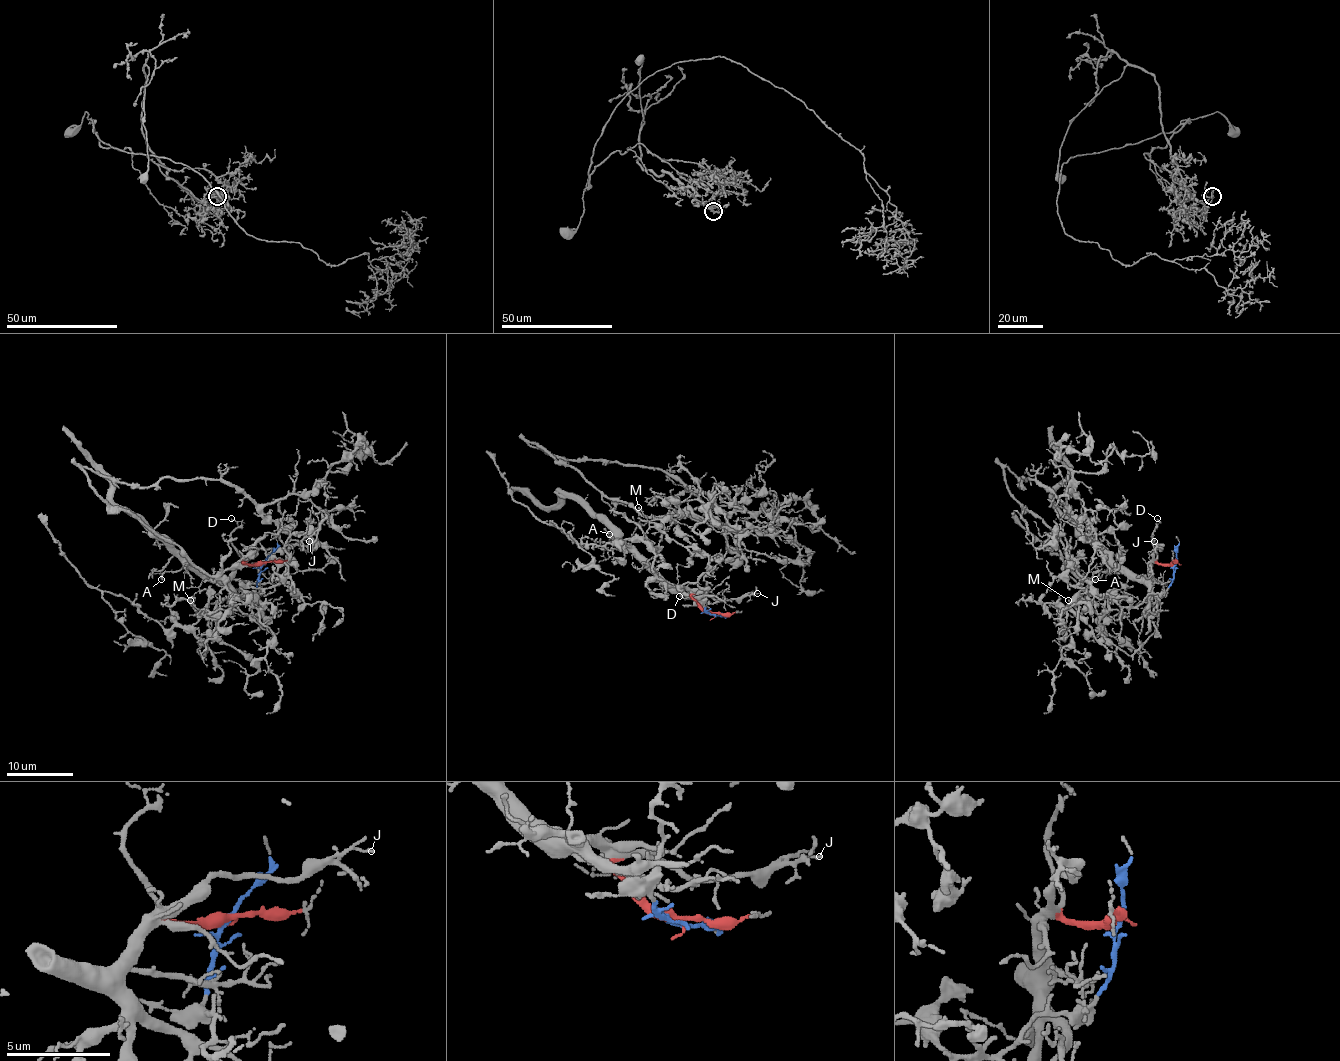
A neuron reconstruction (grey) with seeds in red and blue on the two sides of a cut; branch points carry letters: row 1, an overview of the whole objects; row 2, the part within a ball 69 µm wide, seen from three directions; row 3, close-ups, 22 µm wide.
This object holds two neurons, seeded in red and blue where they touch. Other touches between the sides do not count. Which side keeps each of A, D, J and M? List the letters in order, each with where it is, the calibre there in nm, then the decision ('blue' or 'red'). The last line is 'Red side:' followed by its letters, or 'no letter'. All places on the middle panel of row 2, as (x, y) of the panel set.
A: (609, 534) | 100 nm | red
D: (679, 596) | 90 nm | red
J: (757, 593) | 70 nm | red
M: (638, 507) | 130 nm | blue
Red side: A, D, J

